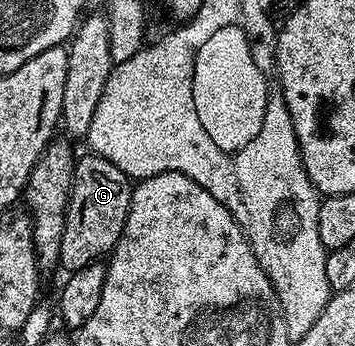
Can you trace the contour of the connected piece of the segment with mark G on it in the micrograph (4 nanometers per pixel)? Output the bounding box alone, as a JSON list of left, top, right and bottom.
[59,152,132,272]

